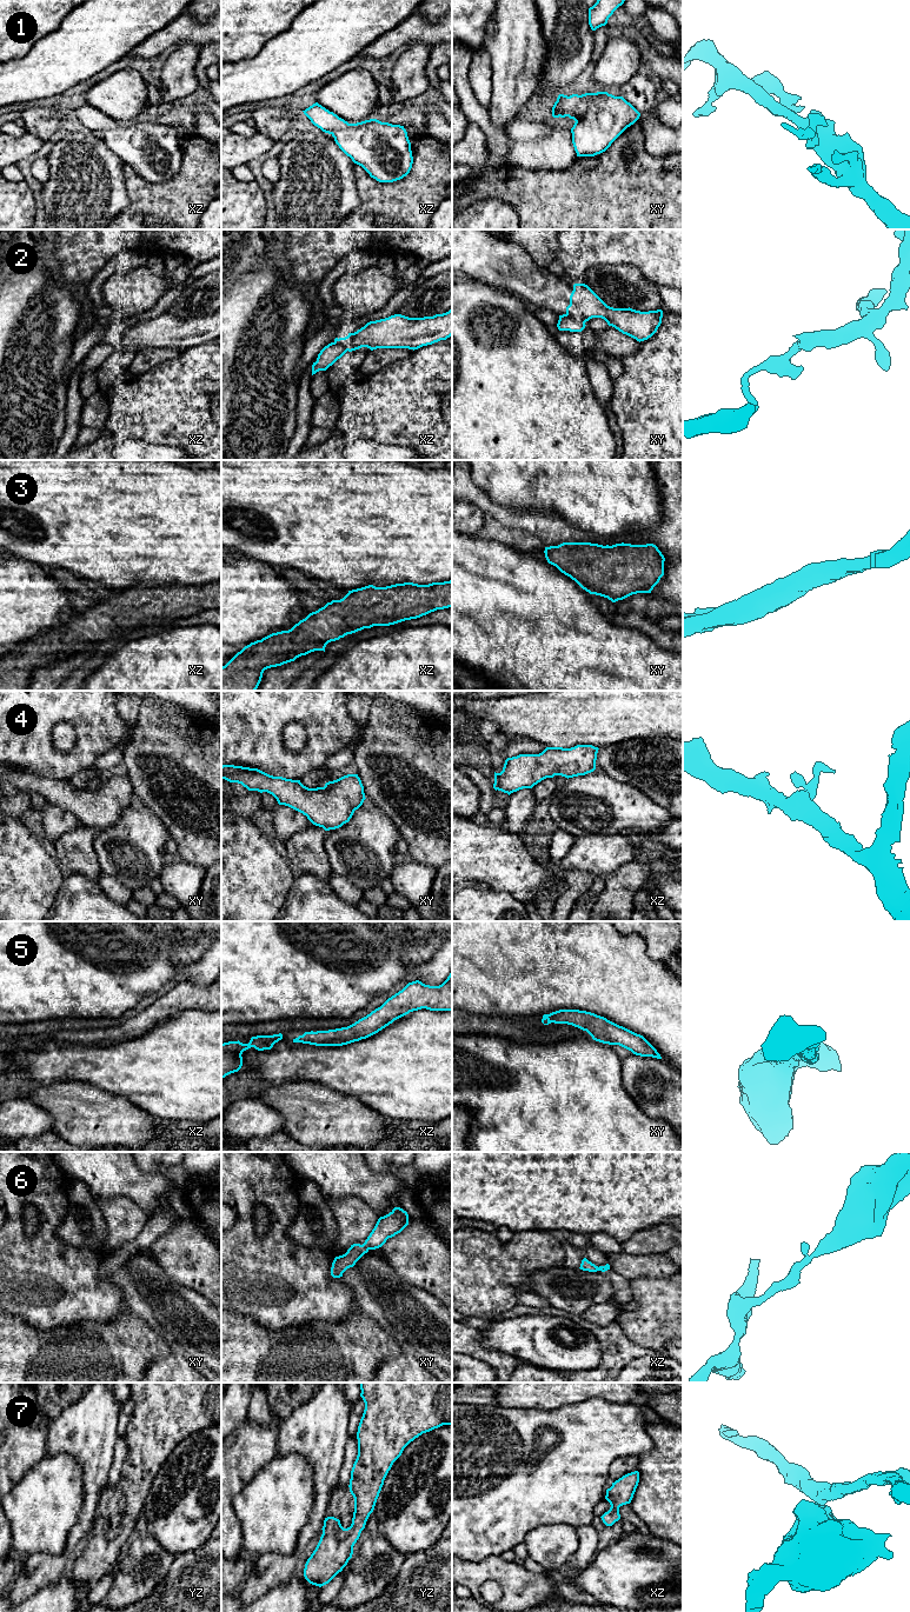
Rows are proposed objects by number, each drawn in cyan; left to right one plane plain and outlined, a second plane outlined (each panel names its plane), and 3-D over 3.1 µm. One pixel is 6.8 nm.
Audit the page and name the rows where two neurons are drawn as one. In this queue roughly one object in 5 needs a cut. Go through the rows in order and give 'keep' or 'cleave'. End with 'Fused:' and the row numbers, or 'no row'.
1: keep
2: cleave
3: keep
4: keep
5: keep
6: keep
7: keep
Fused: 2

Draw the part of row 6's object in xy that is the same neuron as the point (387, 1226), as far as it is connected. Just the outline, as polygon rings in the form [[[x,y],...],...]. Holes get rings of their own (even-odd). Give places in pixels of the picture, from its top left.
[[[394,1207],[388,1214],[380,1217],[363,1245],[353,1244],[343,1255],[336,1257],[331,1275],[343,1277],[343,1273],[356,1265],[356,1263],[370,1250],[381,1247],[388,1238],[400,1233],[408,1225],[408,1214],[400,1207]]]

